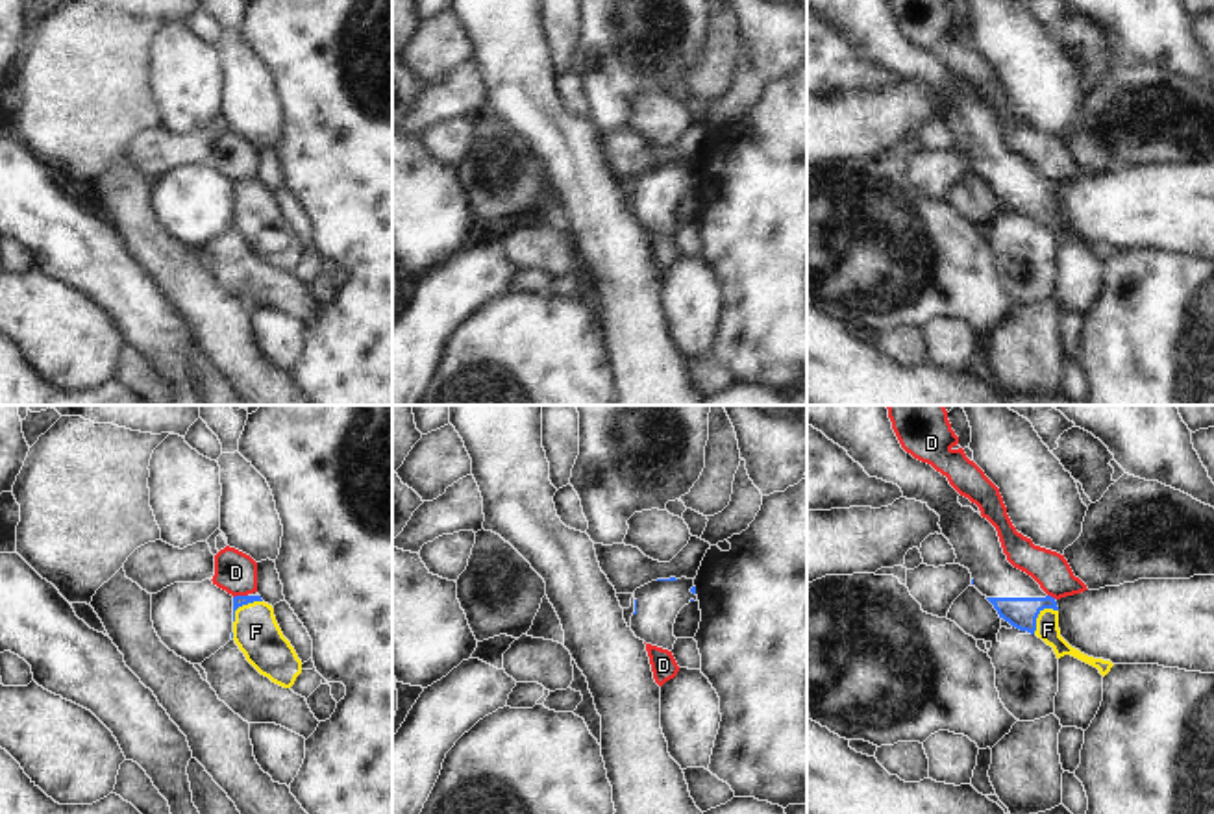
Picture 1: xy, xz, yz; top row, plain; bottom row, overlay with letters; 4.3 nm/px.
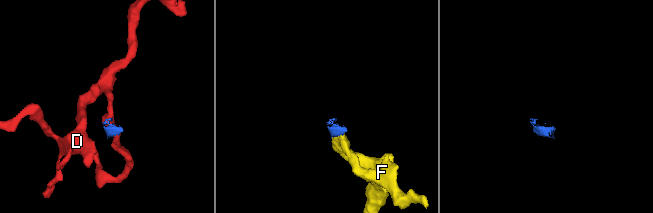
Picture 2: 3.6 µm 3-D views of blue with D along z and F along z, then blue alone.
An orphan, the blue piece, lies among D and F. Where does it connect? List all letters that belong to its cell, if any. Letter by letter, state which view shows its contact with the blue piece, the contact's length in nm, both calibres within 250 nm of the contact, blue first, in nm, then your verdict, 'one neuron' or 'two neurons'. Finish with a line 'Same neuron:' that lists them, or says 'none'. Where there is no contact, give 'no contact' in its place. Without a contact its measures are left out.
D: xy | 70 nm | 50/190 nm | two neurons
F: yz | 160 nm | 140/100 nm | one neuron
Same neuron: F

